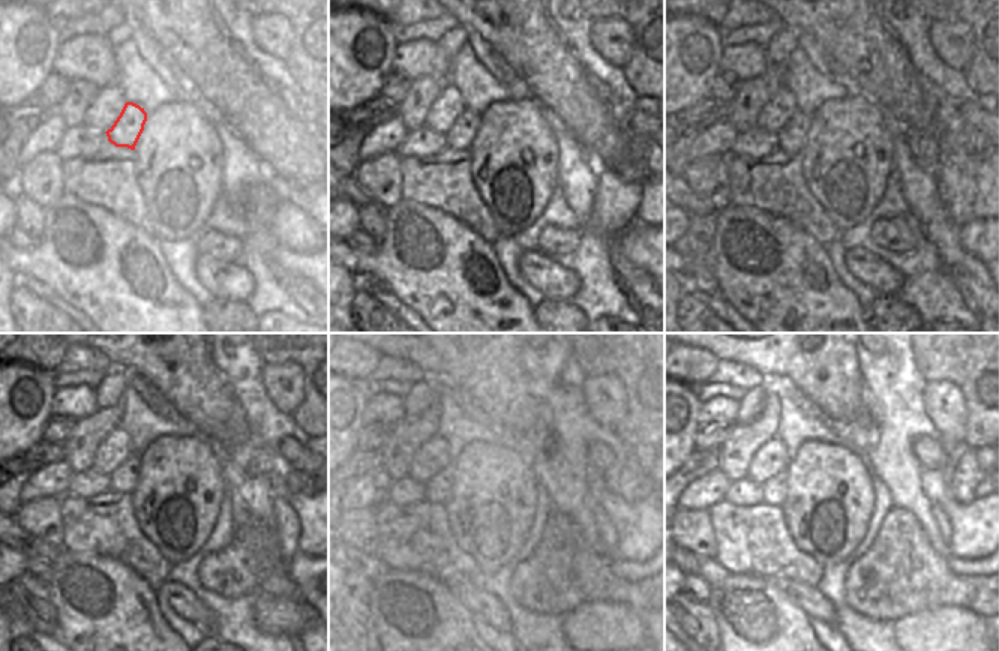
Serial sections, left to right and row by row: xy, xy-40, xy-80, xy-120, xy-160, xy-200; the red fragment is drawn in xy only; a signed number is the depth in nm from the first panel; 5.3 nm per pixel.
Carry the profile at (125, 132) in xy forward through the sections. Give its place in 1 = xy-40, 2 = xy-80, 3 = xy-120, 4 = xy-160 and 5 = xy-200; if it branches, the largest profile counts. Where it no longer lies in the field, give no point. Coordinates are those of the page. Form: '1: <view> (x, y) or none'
1: xy-40 (459, 137)
2: xy-80 (792, 138)
3: xy-120 (123, 477)
4: xy-160 (438, 489)
5: xy-200 (774, 489)

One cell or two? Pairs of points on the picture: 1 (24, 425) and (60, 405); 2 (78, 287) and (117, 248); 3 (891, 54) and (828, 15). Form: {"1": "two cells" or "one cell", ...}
{"1": "two cells", "2": "one cell", "3": "one cell"}

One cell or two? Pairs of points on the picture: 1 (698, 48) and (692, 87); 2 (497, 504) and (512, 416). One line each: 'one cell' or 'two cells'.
1: one cell
2: two cells

